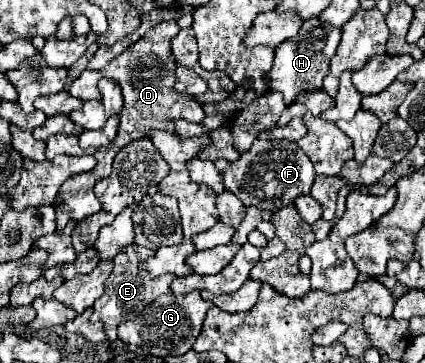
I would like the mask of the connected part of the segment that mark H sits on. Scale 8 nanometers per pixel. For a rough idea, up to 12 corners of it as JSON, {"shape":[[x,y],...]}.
{"shape":[[306,19],[264,77],[286,105],[322,91],[338,27]]}

